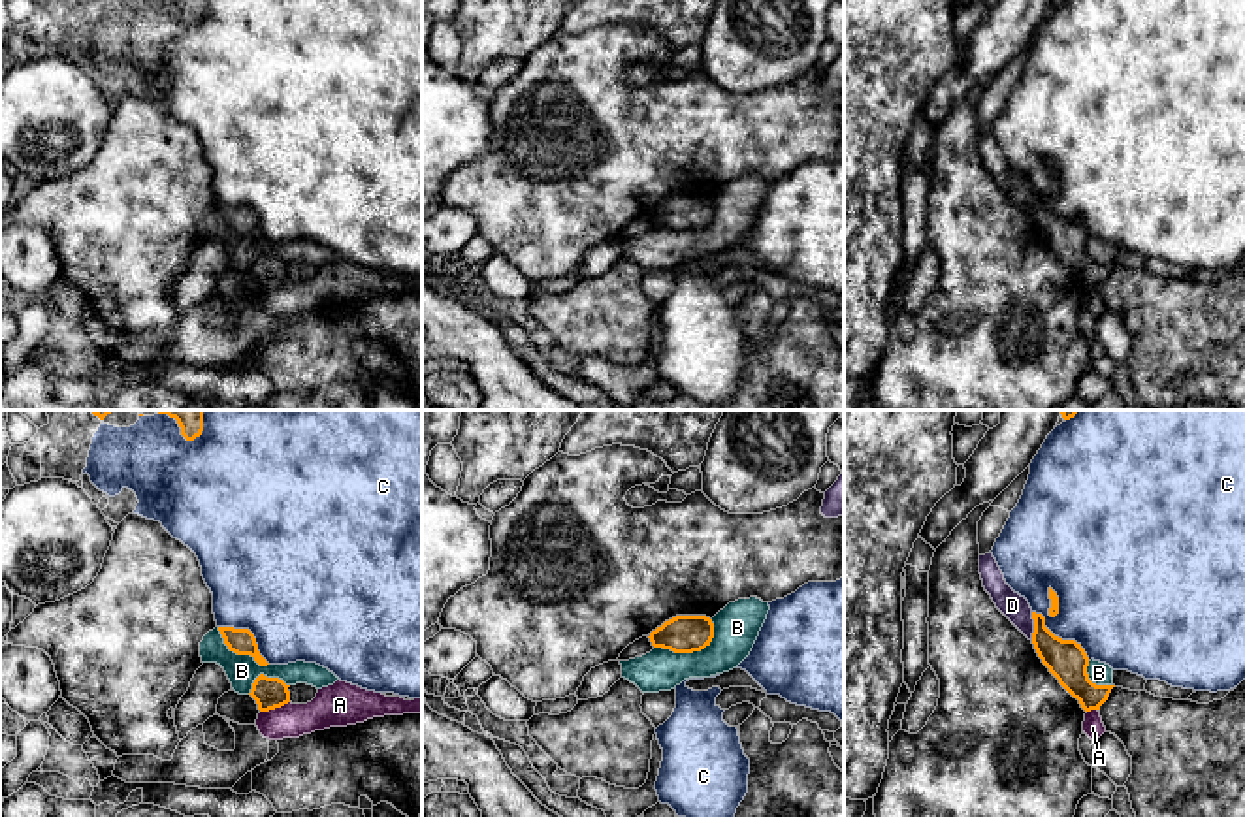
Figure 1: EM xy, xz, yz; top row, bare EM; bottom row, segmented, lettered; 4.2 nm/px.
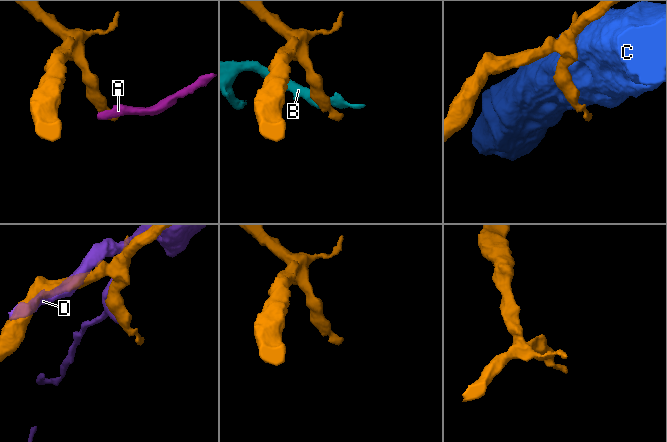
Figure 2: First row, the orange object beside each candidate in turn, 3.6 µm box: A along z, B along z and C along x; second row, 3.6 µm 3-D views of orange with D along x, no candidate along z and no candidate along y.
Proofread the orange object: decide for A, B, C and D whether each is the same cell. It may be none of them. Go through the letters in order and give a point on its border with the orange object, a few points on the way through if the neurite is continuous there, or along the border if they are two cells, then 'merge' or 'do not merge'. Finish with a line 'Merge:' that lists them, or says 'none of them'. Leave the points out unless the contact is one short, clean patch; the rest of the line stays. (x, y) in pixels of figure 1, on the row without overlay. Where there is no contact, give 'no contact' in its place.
A: xy (274, 287) | along xy (289, 279), (260, 290) | do not merge
B: xz (690, 230) | do not merge
C: yz (1061, 217) | do not merge
D: yz (1034, 204) | do not merge
Merge: none of them

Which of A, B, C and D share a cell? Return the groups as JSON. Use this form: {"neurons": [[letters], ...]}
{"neurons": [["A"], ["B"], ["C"], ["D"]]}

